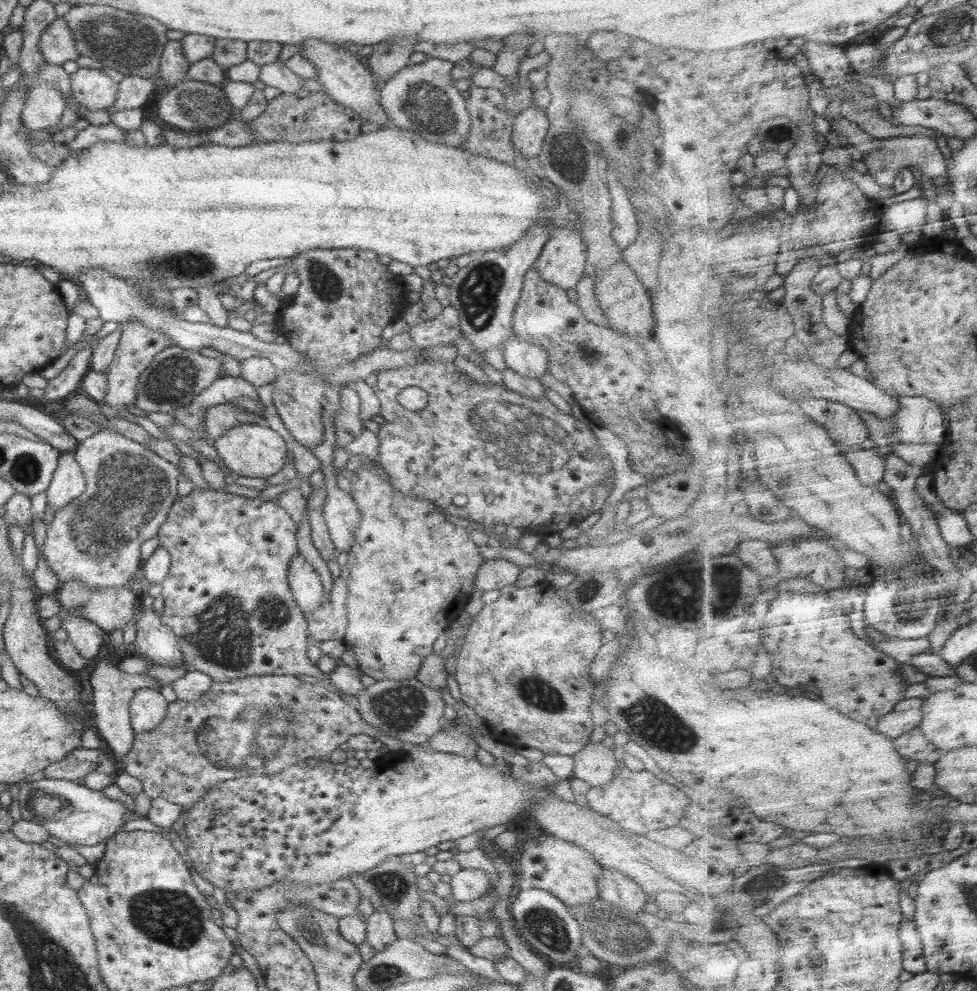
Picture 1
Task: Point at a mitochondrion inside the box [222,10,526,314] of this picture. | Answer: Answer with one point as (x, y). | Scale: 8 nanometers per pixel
(420, 104)

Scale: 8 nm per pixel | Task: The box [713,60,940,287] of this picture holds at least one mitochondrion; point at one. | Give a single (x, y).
(778, 134)

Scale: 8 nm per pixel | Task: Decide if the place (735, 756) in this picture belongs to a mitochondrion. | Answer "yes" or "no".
no

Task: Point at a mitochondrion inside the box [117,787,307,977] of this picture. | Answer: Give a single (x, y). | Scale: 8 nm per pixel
(171, 917)

